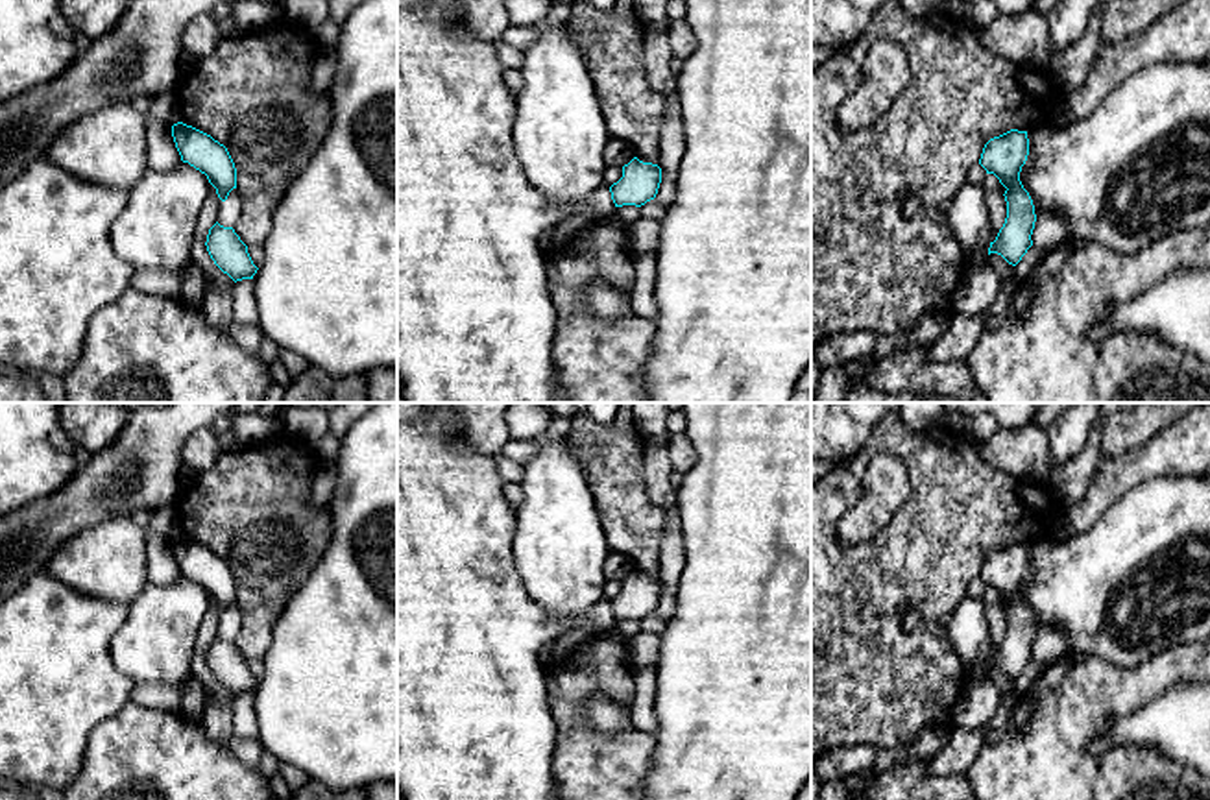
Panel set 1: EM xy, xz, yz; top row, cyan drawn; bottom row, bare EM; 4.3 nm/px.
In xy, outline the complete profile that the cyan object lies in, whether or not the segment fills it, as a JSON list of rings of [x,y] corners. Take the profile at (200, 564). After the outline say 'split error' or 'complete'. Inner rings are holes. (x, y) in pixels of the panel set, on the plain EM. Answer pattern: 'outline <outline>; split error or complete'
outline [[[183,536],[172,539],[172,551],[181,575],[205,588],[218,612],[225,615],[229,606],[236,602],[236,582],[227,562]]]; complete

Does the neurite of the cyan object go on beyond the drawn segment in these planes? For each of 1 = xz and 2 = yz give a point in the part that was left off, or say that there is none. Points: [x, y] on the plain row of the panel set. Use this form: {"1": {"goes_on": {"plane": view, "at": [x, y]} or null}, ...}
{"1": {"goes_on": null}, "2": {"goes_on": null}}

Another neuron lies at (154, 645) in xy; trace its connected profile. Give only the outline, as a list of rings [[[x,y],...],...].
[[[188,576],[168,586],[146,582],[111,639],[115,667],[133,684],[183,685],[207,610],[207,589]]]

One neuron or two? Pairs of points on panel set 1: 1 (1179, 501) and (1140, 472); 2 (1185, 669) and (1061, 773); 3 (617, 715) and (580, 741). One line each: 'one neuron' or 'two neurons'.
1: two neurons
2: one neuron
3: two neurons

